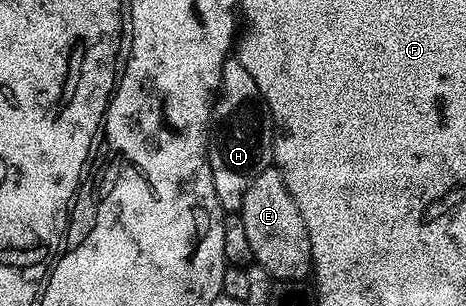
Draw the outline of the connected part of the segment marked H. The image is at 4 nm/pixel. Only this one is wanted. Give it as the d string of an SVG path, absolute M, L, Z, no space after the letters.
M228 57L223 62L221 81L215 97L215 106L211 108L211 126L207 129L207 160L213 173L213 189L217 189L217 201L224 212L242 212L245 193L249 185L262 171L272 166L273 156L277 150L277 124L271 119L271 110L249 69L241 65L237 57Z

